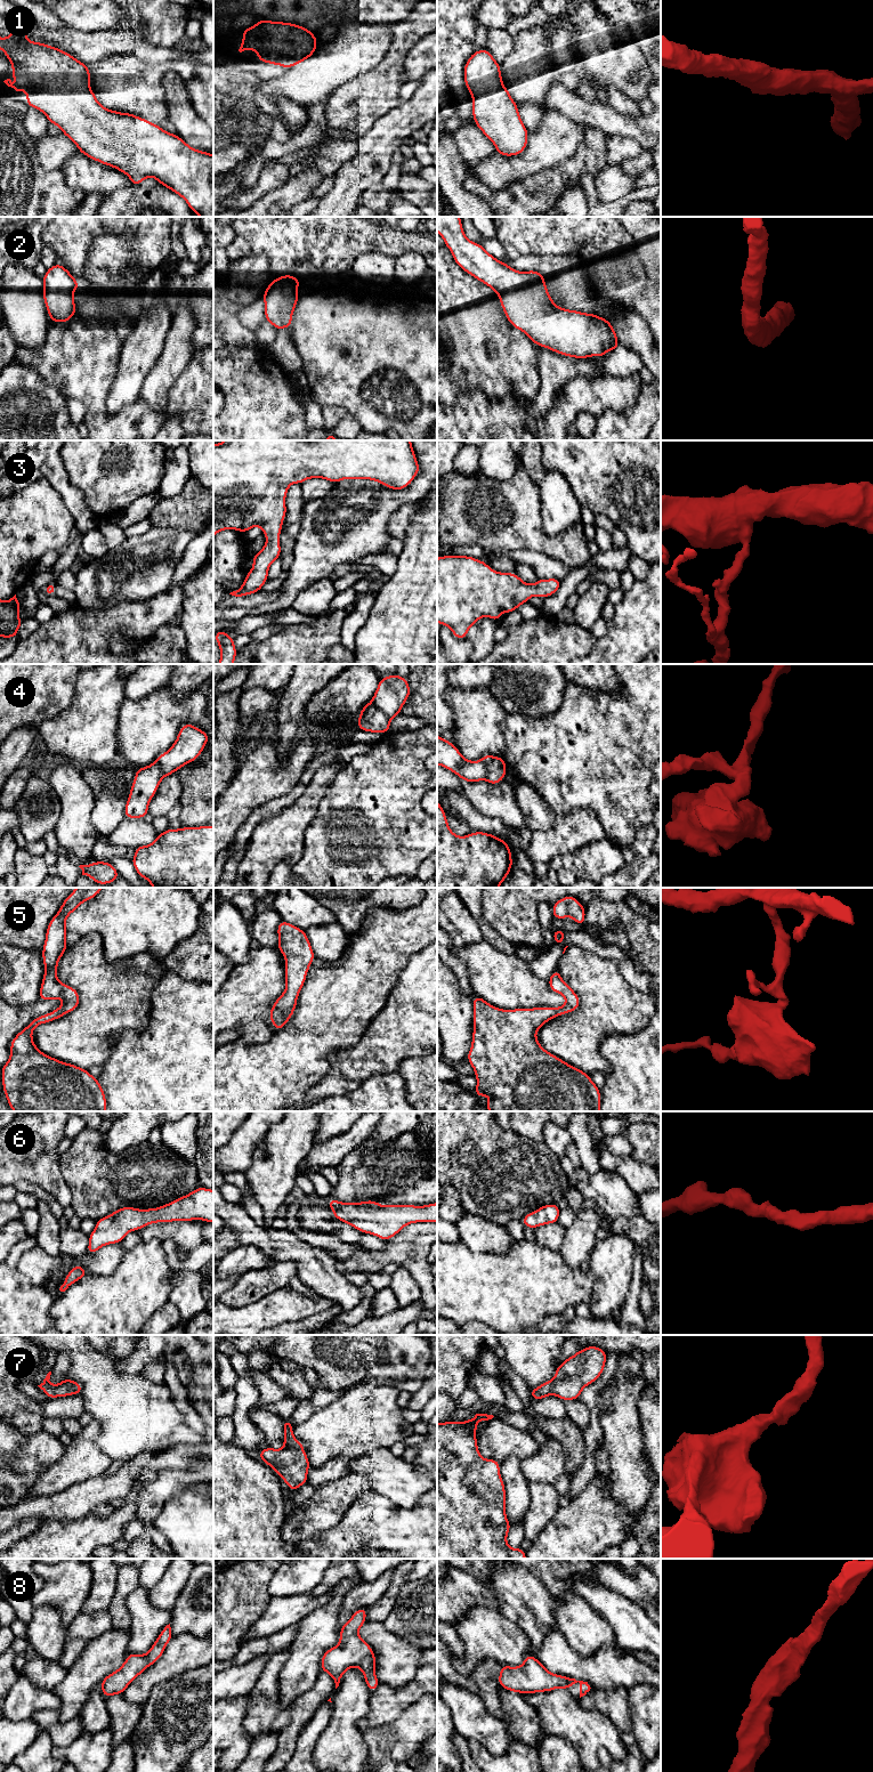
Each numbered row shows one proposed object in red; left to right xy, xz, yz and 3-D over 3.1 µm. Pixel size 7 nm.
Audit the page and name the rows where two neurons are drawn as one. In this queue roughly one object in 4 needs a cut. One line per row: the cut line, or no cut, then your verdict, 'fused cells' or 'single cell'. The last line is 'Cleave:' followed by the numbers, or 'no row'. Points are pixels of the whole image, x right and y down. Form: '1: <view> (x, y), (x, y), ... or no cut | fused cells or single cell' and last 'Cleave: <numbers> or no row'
1: no cut | single cell
2: no cut | single cell
3: no cut | single cell
4: yz (493, 757), (483, 778) | fused cells
5: no cut | single cell
6: no cut | single cell
7: no cut | single cell
8: no cut | single cell
Cleave: 4

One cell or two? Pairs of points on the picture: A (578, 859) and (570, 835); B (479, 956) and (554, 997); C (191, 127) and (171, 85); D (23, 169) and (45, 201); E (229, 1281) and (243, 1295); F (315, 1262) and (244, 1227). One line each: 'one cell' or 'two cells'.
A: two cells
B: one cell
C: one cell
D: one cell
E: two cells
F: one cell

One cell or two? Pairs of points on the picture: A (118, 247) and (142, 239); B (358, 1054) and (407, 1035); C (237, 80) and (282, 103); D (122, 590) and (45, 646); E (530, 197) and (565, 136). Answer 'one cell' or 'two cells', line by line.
A: two cells
B: one cell
C: two cells
D: two cells
E: two cells

